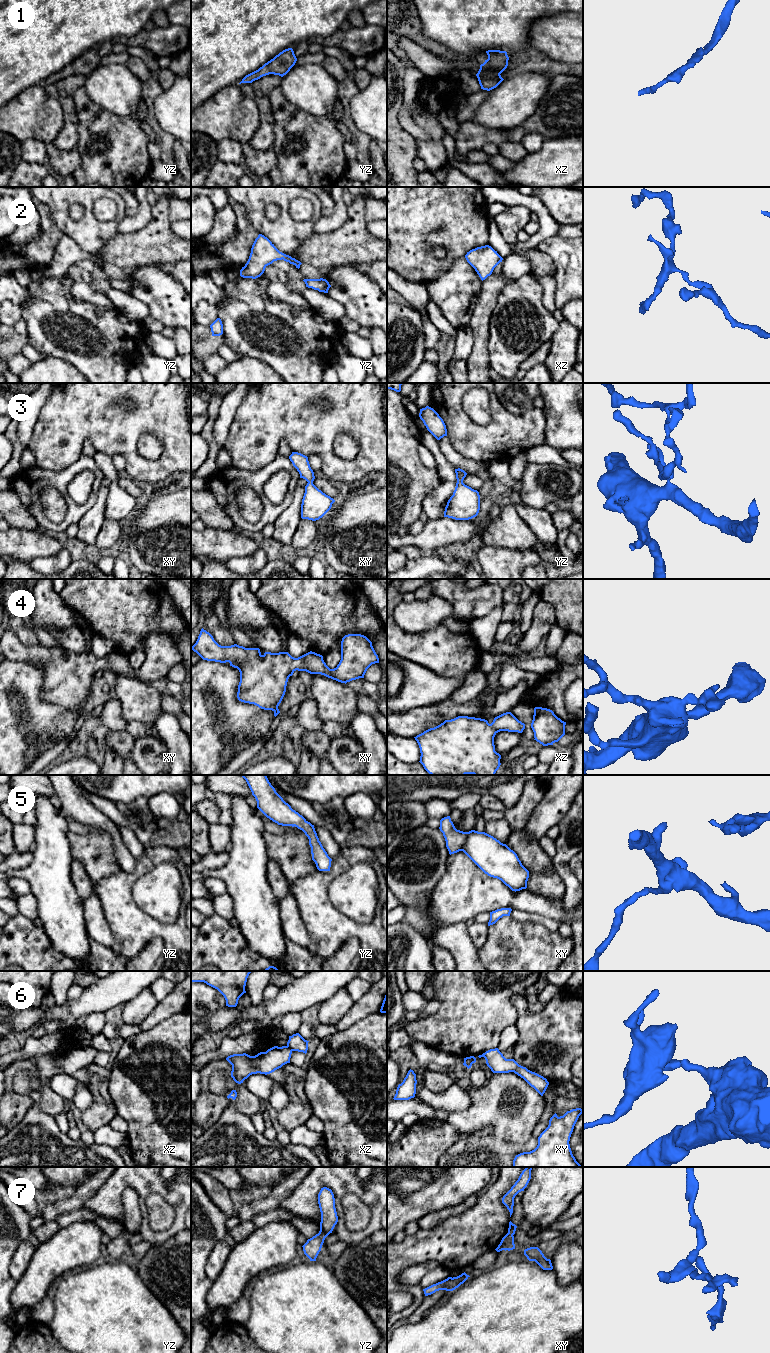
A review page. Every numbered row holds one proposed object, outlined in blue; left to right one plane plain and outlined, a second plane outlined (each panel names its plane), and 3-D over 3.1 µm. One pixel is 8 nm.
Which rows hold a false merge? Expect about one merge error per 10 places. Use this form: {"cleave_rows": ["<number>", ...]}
{"cleave_rows": ["6"]}

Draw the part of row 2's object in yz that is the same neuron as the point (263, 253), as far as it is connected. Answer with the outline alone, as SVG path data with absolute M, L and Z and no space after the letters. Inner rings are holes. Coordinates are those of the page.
M259 234L252 245L247 263L240 270L240 276L256 279L264 273L268 265L282 259L295 265L298 269L302 264L295 258L280 252L267 237Z

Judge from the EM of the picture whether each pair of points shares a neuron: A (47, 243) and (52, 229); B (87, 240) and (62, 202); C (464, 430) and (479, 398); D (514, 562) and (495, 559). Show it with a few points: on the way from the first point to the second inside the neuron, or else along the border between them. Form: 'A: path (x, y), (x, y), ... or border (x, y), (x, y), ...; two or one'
A: path (48, 240), (50, 232); one
B: path (77, 230), (62, 216), (62, 212); one
C: border (464, 394), (462, 409), (472, 420), (486, 427); two
D: path (509, 562), (500, 562); one

